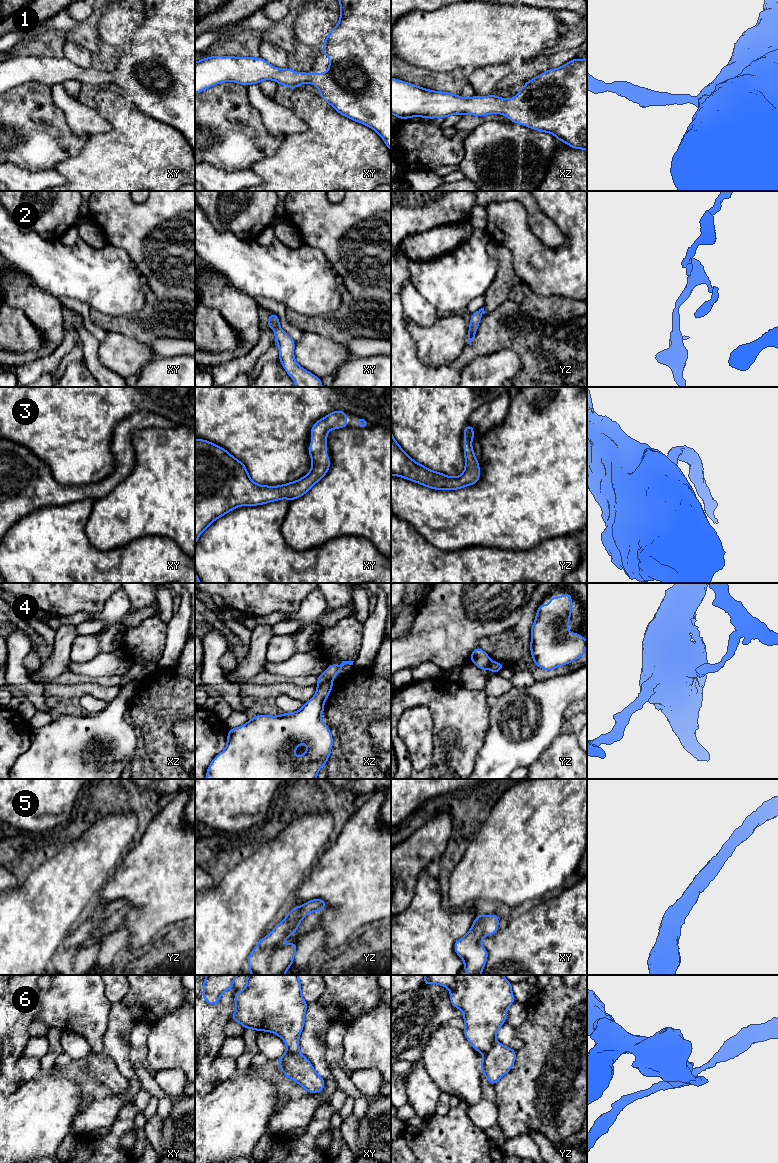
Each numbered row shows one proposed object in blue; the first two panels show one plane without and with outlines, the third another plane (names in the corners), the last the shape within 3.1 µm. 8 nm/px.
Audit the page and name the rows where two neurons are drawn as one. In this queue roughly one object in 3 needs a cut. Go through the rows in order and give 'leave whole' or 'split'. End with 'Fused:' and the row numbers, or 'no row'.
1: leave whole
2: leave whole
3: leave whole
4: split
5: leave whole
6: split
Fused: 4, 6

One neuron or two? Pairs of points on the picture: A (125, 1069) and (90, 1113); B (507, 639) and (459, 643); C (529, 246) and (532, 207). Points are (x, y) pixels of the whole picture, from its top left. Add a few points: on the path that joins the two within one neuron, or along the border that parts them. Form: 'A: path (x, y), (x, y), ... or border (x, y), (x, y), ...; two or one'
A: border (138, 1079), (129, 1080); two
B: border (501, 632), (482, 637), (479, 640), (478, 646); two
C: border (521, 205), (525, 210), (530, 229), (544, 246); two

